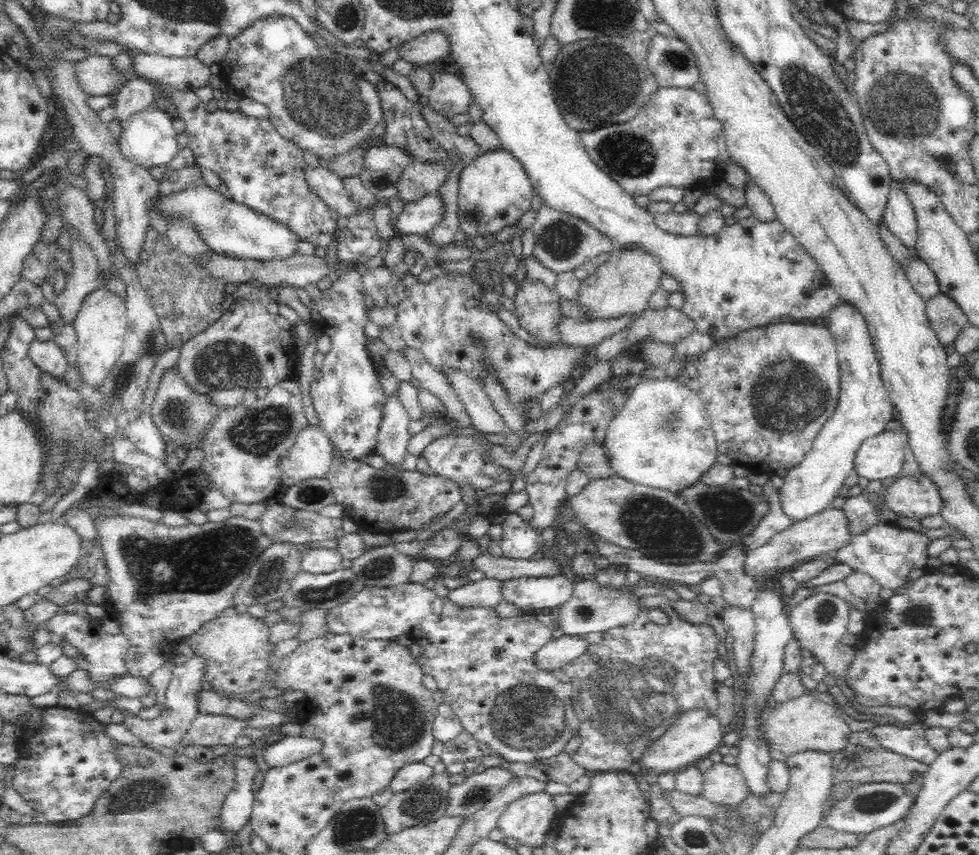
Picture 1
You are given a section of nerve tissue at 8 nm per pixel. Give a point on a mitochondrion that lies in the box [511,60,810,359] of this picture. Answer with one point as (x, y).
(627, 153)

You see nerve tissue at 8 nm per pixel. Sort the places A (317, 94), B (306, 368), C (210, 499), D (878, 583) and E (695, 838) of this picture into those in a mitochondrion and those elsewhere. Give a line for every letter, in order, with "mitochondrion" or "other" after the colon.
A: mitochondrion
B: other
C: other
D: other
E: mitochondrion

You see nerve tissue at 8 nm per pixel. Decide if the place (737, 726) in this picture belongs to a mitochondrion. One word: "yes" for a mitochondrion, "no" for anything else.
no

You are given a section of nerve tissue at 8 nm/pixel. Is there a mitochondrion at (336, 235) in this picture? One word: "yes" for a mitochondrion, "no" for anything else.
no

